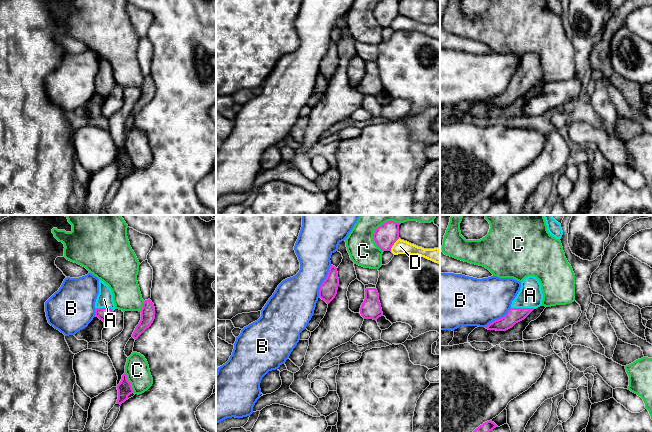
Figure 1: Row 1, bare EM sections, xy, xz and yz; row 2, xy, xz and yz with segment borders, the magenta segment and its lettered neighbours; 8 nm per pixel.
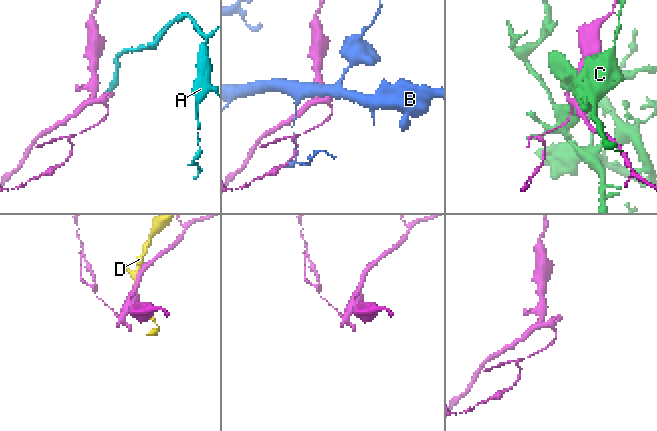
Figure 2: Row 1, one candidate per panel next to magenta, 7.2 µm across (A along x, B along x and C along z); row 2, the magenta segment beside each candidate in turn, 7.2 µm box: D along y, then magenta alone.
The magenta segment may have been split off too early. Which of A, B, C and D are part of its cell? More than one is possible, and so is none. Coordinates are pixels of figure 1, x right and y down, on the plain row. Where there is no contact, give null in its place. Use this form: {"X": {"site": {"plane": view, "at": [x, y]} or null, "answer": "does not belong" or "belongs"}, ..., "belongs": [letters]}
{"A": {"site": {"plane": "yz", "at": [523, 84]}, "answer": "belongs"}, "B": {"site": {"plane": "xz", "at": [323, 57]}, "answer": "does not belong"}, "C": {"site": {"plane": "xz", "at": [373, 14]}, "answer": "does not belong"}, "D": {"site": {"plane": "xz", "at": [393, 20]}, "answer": "does not belong"}, "belongs": ["A"]}

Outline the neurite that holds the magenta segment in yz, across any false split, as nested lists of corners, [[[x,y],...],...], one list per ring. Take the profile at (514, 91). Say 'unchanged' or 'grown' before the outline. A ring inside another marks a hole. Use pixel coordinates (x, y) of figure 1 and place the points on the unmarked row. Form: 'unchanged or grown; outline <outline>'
grown; outline [[[528,52],[521,58],[521,64],[507,90],[490,99],[485,104],[488,106],[506,107],[516,99],[524,96],[534,85],[542,81],[543,69],[539,56]]]

